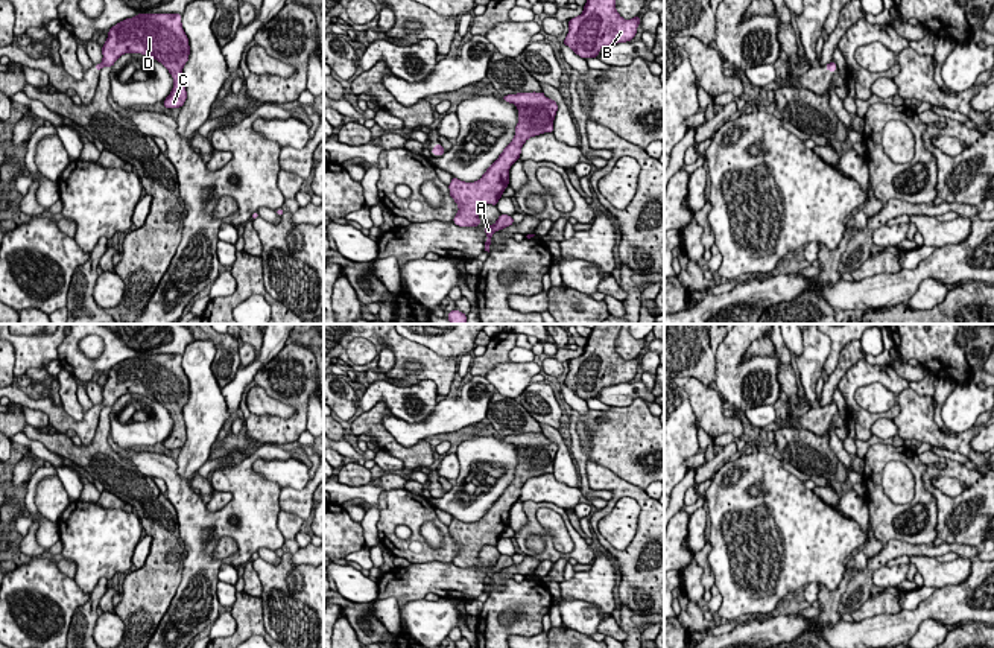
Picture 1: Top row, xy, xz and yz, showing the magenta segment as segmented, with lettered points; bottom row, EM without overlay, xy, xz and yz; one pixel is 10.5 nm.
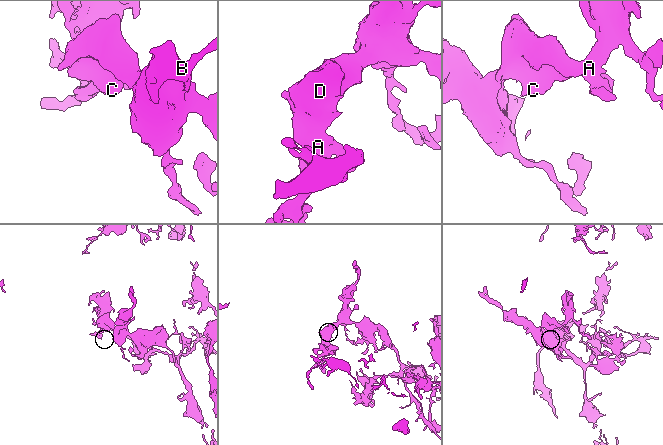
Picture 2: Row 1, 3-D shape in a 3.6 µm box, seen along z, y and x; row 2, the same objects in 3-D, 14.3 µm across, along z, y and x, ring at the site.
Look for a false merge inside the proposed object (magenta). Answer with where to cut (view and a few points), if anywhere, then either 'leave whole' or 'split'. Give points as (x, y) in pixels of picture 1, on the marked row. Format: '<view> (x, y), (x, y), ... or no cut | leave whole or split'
no cut | leave whole

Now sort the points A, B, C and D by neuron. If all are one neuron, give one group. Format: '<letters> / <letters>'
A B C D

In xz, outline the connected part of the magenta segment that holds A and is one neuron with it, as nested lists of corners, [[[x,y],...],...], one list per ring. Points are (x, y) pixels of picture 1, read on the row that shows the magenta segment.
[[[500,214],[494,225],[483,227],[483,230],[485,230],[486,236],[488,236],[488,239],[486,239],[486,242],[485,242],[485,251],[489,253],[489,245],[491,245],[491,237],[492,237],[492,234],[494,234],[495,231],[499,231],[499,230],[503,230],[503,228],[512,225],[512,224],[514,224],[512,216]]]

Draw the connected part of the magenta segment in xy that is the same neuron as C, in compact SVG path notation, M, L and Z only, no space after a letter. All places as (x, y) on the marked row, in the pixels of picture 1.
M138 14L126 18L108 30L102 47L103 59L94 65L102 70L112 67L125 53L141 53L161 62L173 78L172 93L163 105L179 108L187 99L182 68L188 61L190 46L182 29L181 14Z

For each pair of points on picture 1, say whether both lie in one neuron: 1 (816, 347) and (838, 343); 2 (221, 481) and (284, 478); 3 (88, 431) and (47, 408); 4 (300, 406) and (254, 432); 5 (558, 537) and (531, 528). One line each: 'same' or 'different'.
1: different
2: different
3: same
4: same
5: different

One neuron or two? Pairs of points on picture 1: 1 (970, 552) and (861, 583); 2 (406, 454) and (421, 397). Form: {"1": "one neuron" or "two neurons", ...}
{"1": "one neuron", "2": "two neurons"}

